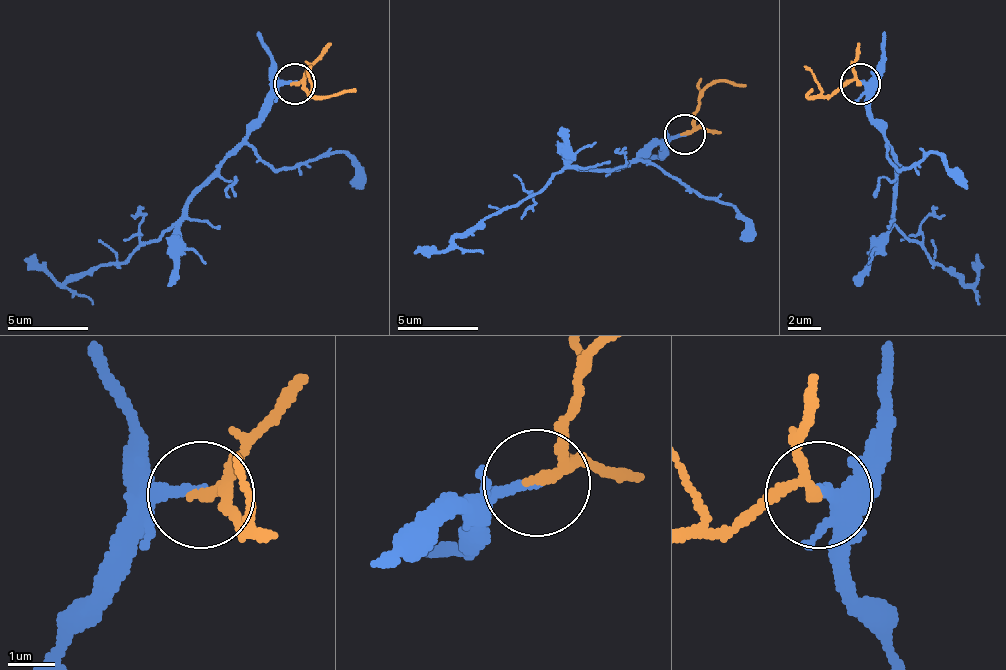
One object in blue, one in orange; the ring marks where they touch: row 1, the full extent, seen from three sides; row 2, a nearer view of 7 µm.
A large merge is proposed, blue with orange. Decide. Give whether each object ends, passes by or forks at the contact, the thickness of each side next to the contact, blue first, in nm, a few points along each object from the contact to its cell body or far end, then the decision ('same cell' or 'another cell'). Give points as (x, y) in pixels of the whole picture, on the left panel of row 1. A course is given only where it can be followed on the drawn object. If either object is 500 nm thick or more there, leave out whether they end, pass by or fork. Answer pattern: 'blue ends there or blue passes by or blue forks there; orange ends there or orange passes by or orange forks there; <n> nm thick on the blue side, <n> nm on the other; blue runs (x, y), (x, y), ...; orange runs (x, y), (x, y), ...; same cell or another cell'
blue ends there; orange passes by; 220 nm thick on the blue side, 170 nm on the other; blue runs (296, 83), (279, 91), (263, 123), (154, 240), (61, 285), (25, 257); orange runs (296, 83), (324, 95), (356, 87); same cell

